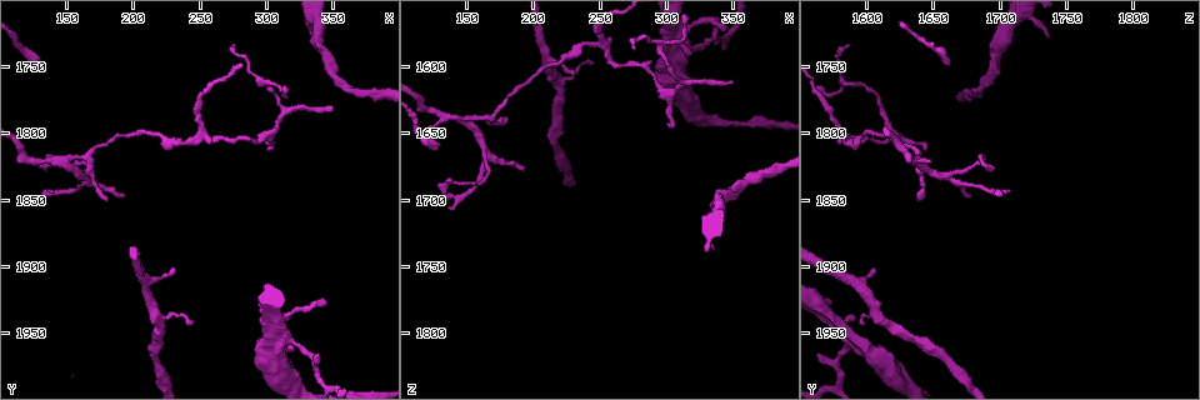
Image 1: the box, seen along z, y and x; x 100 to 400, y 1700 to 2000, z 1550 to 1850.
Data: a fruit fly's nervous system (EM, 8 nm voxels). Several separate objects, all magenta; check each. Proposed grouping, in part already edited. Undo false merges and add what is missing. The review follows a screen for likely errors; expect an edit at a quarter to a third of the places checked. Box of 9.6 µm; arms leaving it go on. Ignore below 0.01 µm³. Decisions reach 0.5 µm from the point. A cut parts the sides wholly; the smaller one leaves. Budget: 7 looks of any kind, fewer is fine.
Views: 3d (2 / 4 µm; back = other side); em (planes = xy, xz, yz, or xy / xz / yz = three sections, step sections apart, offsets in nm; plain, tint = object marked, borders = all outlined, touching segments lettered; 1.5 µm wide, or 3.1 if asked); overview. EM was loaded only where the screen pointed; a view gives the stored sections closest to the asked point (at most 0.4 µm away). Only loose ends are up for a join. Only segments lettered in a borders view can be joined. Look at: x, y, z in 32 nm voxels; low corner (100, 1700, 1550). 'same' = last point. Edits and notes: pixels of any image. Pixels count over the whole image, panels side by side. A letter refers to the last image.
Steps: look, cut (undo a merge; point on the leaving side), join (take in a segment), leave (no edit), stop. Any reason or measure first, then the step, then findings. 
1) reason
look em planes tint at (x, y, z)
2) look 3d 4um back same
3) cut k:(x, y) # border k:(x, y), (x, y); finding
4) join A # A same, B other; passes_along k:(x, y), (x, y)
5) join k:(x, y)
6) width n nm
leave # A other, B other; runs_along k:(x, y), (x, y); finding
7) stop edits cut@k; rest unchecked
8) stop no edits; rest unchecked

sudden change in width
look em planes tint at (338, 1722, 1706)

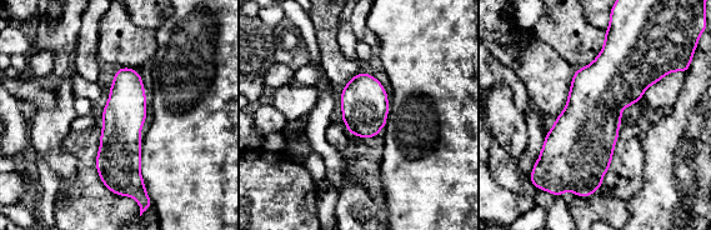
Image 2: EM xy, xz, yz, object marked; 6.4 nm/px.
see the neighbours
look em planes borders same

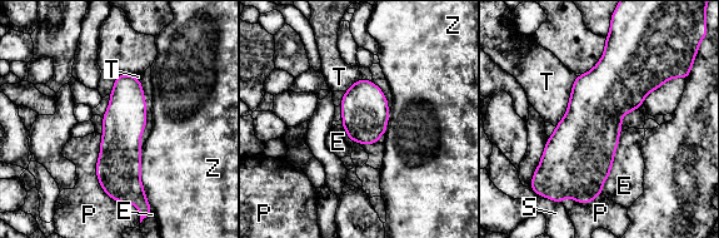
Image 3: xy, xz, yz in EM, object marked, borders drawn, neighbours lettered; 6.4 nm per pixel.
leave # E other, P other, S other, T other, Z other; runs_along 3:(124, 77), (124, 183), (129, 197); one neuron here

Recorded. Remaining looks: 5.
free end
look 3d 2um at (350, 1782, 1610)

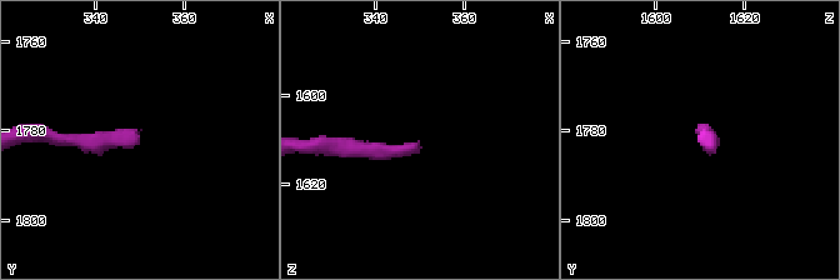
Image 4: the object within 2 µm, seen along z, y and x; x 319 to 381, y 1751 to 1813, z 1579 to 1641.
now the EM
look em xz step 4 tint at (350, 1781, 1611)

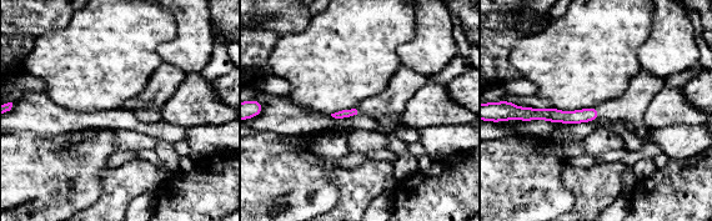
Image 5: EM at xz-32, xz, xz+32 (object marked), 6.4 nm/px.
what lies round it
look em xz step 4 borders same

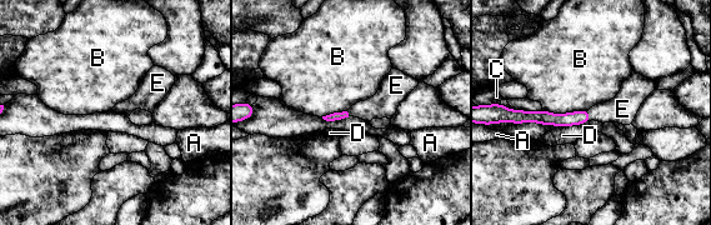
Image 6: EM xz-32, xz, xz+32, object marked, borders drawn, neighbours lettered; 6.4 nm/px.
join E # A other, B other, C other, D other, E same; passes_along 6:(581, 116), (589, 115), (622, 109); the neuron continues

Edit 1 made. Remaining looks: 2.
look overview

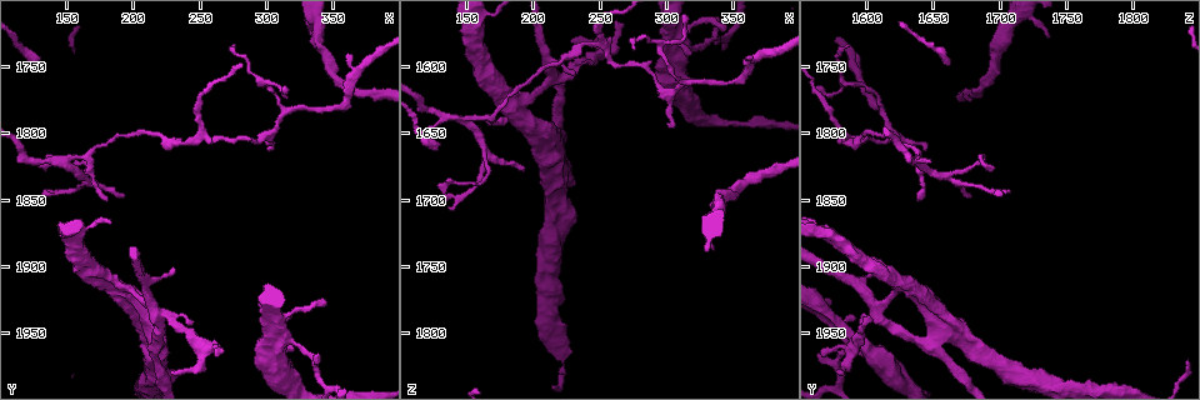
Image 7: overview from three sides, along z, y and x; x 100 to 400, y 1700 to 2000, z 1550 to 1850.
look em planes borders at (340, 1986, 1582)

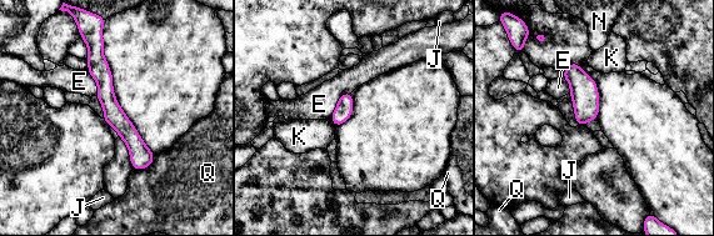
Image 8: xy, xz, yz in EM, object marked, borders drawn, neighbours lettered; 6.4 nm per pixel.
width 130 nm
leave # E other, J other, K other, N other, Q other; runs_along 8:(96, 45), (113, 115), (143, 165); one neuron here

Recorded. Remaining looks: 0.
stop edits join@6; rest unchecked

